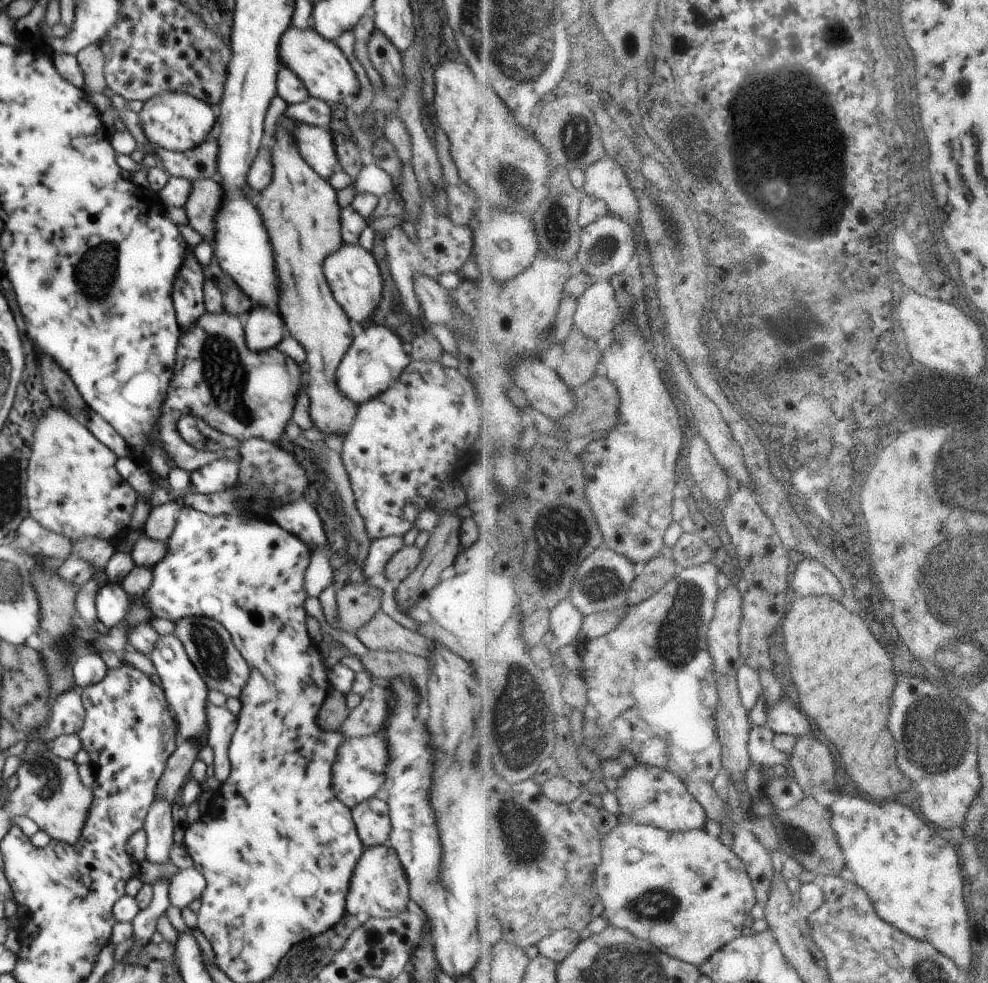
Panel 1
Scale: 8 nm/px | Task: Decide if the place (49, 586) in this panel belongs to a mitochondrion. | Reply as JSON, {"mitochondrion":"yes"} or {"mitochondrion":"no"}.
{"mitochondrion":"yes"}

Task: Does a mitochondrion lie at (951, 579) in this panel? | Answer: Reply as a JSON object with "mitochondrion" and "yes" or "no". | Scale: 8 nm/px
{"mitochondrion":"yes"}

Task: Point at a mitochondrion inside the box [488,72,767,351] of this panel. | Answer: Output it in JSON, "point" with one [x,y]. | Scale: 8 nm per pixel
{"point":[703,155]}

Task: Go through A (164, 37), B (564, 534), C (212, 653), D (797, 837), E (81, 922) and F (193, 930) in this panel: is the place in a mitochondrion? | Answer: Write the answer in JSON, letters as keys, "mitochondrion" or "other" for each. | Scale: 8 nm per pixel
{"A":"other","B":"mitochondrion","C":"mitochondrion","D":"mitochondrion","E":"other","F":"other"}

